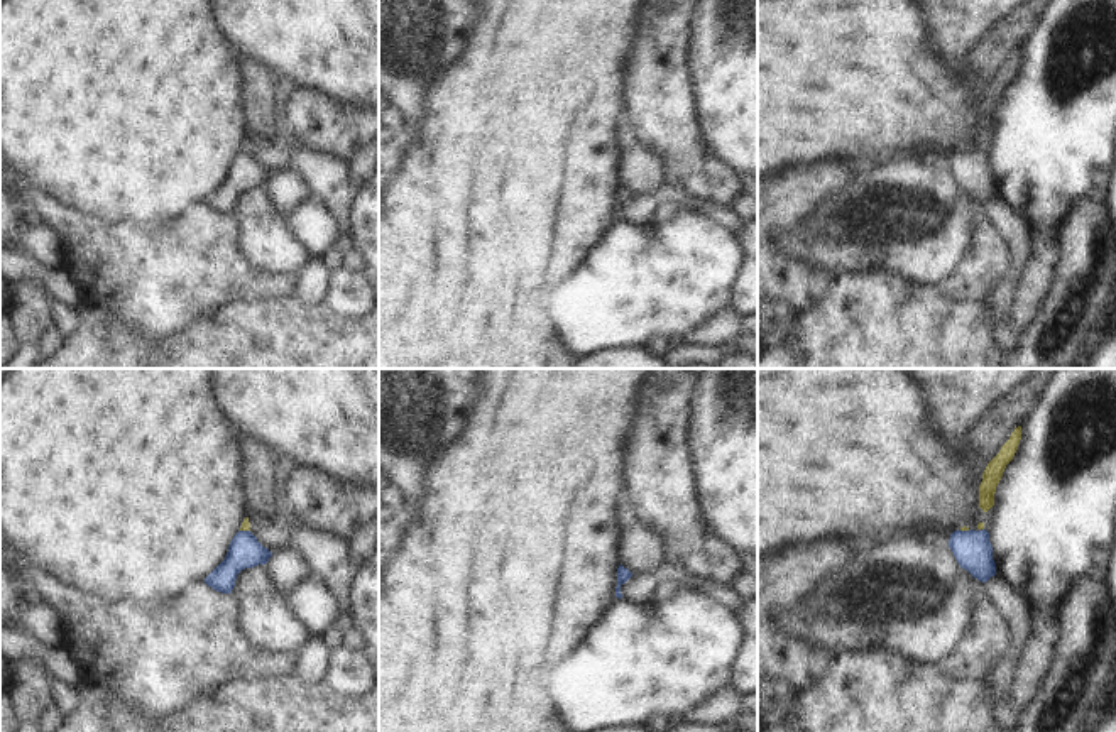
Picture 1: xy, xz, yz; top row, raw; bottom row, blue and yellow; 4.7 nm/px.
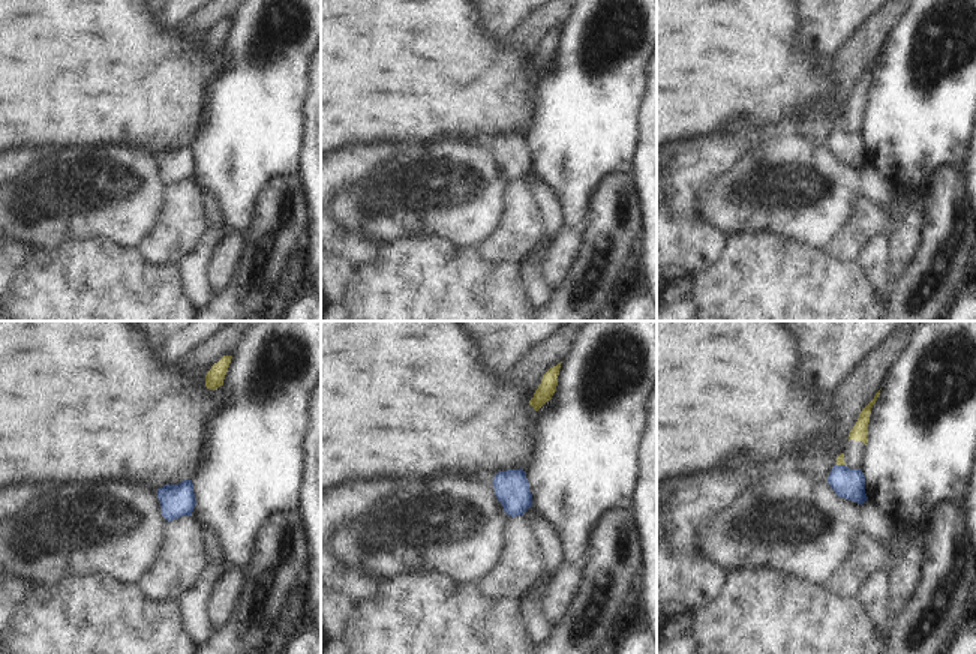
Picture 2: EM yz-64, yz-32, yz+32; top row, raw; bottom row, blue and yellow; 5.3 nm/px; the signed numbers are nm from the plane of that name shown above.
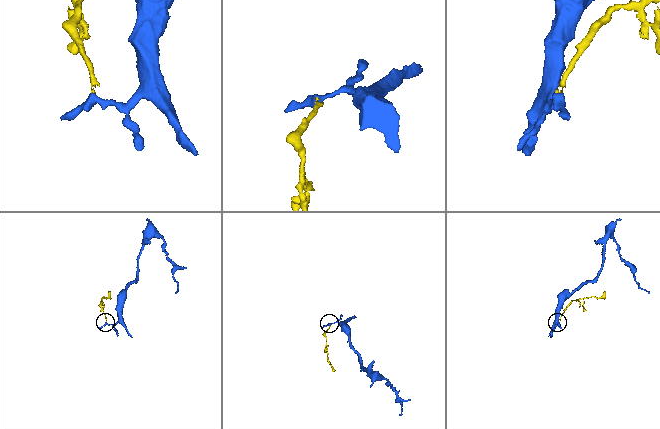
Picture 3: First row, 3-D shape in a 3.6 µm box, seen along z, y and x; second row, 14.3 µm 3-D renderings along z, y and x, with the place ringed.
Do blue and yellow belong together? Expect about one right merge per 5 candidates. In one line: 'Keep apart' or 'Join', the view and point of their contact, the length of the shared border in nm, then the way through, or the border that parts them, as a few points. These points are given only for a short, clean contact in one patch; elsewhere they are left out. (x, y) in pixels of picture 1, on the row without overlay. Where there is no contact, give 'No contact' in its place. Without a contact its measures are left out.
Keep apart. Touches blue at xy (246, 152). Shared border 50 nm. Boundary: xy (240, 151), (249, 152).

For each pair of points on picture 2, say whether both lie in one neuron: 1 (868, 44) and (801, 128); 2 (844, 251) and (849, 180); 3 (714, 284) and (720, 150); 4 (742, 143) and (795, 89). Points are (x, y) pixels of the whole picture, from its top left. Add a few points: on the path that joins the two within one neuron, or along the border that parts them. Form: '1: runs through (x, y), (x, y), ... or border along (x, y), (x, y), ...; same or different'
1: runs through (846, 69), (843, 96), (838, 107), (826, 119); same
2: border along (862, 194), (856, 203), (855, 216), (825, 249); different
3: border along (733, 234), (721, 254), (706, 269), (691, 278); different
4: border along (723, 126), (760, 125), (784, 126), (787, 129); different

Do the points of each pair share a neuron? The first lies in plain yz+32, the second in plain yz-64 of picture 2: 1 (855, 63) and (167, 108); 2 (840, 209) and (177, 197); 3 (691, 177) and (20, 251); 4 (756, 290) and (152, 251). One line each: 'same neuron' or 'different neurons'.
1: different neurons
2: different neurons
3: same neuron
4: different neurons

